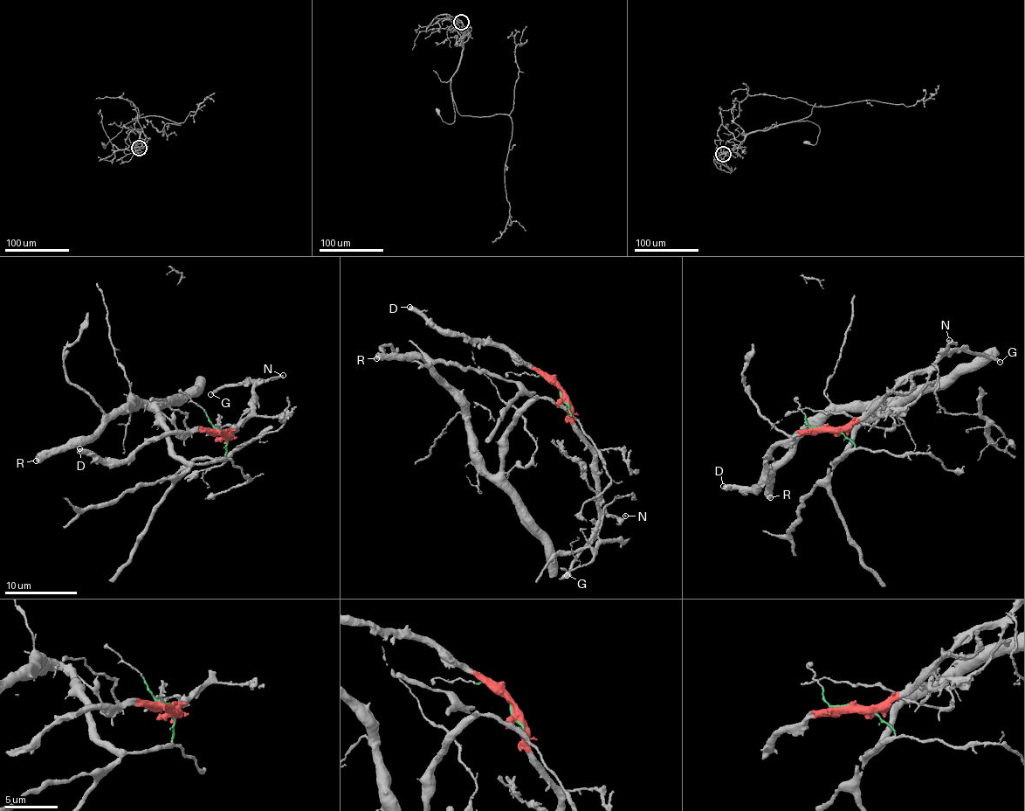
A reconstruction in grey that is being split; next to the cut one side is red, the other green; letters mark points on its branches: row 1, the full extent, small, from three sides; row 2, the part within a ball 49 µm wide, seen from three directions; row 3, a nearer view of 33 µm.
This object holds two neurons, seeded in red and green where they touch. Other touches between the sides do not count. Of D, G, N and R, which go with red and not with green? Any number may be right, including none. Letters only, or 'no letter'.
D, G, N

